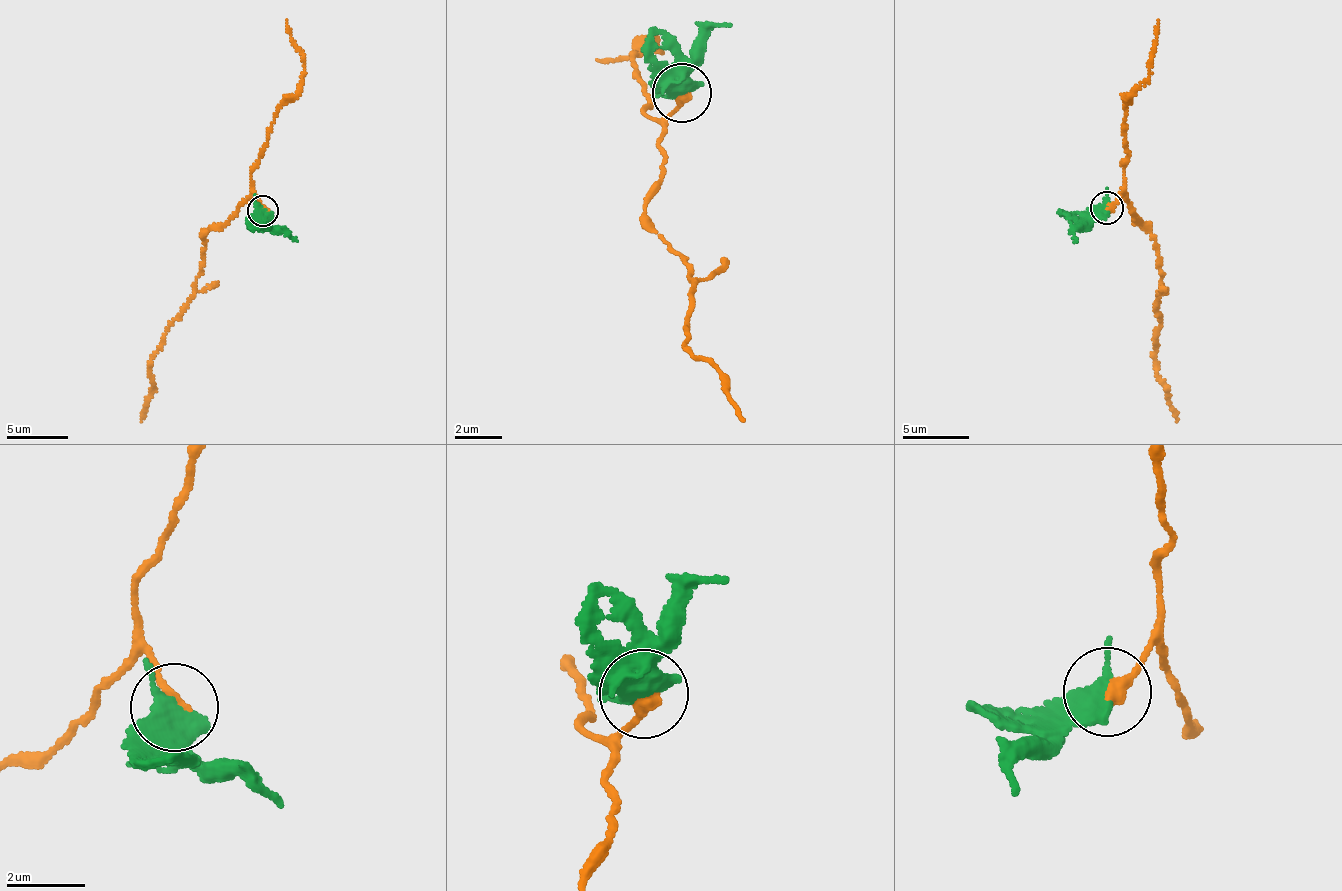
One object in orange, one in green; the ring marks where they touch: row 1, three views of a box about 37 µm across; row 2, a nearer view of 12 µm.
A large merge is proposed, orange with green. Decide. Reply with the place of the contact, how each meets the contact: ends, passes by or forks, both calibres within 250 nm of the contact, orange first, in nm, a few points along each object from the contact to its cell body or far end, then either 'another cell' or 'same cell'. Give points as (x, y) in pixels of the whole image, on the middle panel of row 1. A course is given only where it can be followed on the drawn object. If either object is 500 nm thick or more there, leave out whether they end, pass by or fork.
place (681, 93); orange ends; green passes by; calibres 400 and 420 nm; course orange (679, 94), (669, 117), (647, 211), (655, 232), (699, 281), (686, 350), (704, 359), (743, 419); course green (679, 94), (690, 71), (690, 48), (732, 21); another cell

